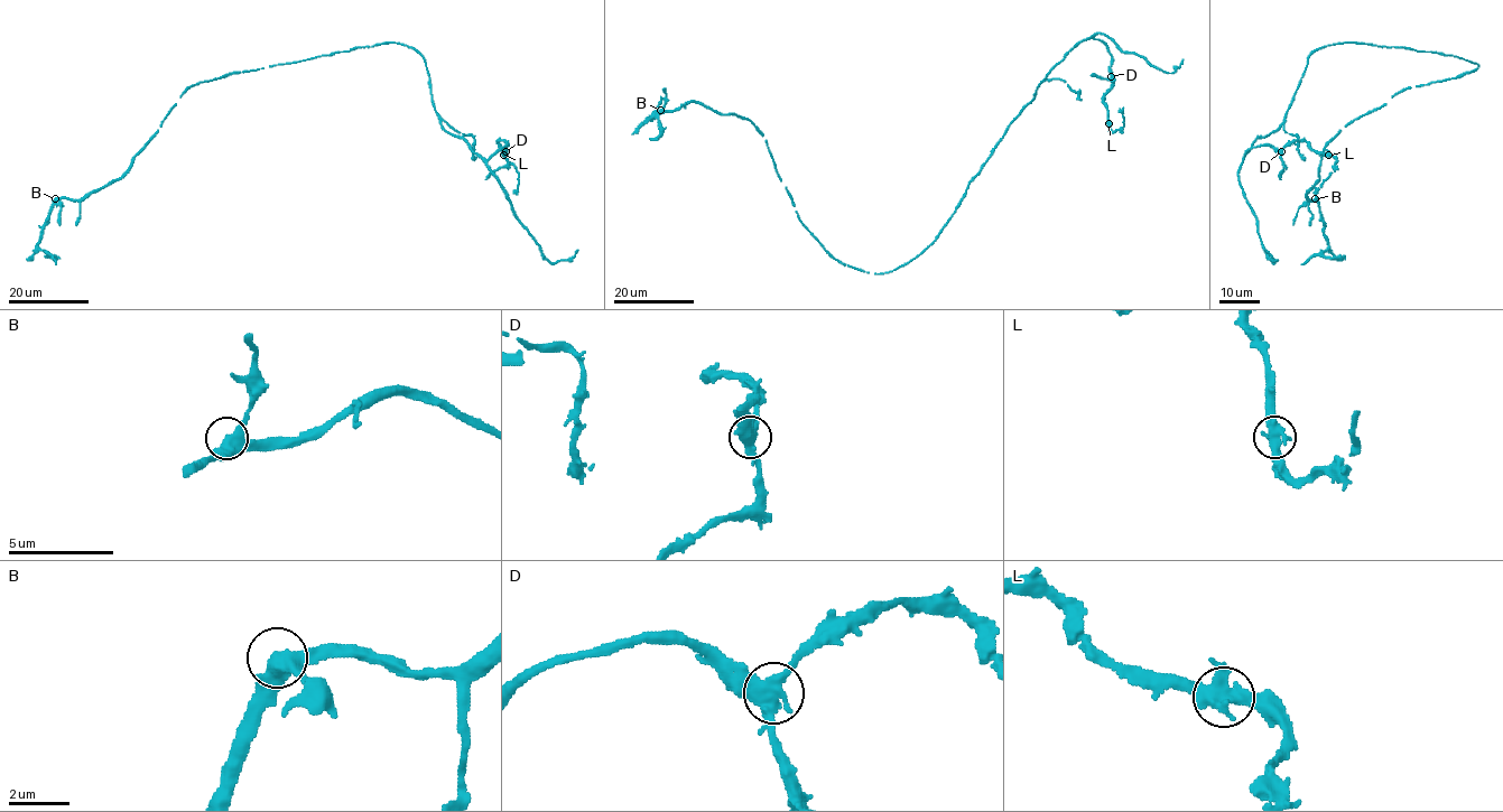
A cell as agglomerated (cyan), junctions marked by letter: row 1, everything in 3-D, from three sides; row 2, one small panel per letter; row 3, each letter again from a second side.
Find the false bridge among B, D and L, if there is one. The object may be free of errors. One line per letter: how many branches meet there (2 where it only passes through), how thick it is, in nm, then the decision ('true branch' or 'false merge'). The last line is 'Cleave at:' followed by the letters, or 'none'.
B: branches 3; calibre 400 nm; true branch
D: branches 3; calibre 420 nm; true branch
L: branches 3; calibre 440 nm; true branch
Cleave at: none

